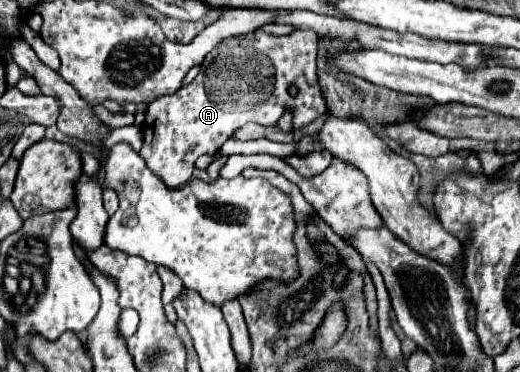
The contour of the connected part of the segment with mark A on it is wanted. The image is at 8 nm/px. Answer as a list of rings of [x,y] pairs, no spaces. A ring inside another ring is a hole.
[[[295,30],[289,36],[271,36],[265,32],[253,32],[249,36],[231,36],[221,40],[219,48],[213,48],[197,74],[197,78],[189,84],[179,88],[179,92],[171,96],[161,96],[159,100],[151,102],[145,112],[143,124],[143,148],[141,156],[145,158],[151,172],[155,172],[169,188],[179,188],[189,182],[191,172],[195,168],[195,160],[201,154],[213,154],[239,126],[247,122],[257,122],[261,126],[273,126],[281,114],[283,106],[295,108],[293,128],[303,128],[317,116],[327,112],[325,100],[321,96],[321,88],[317,84],[317,66],[315,66],[315,52],[317,52],[315,32],[301,32]],[[291,86],[297,86],[297,94],[289,92]]]

